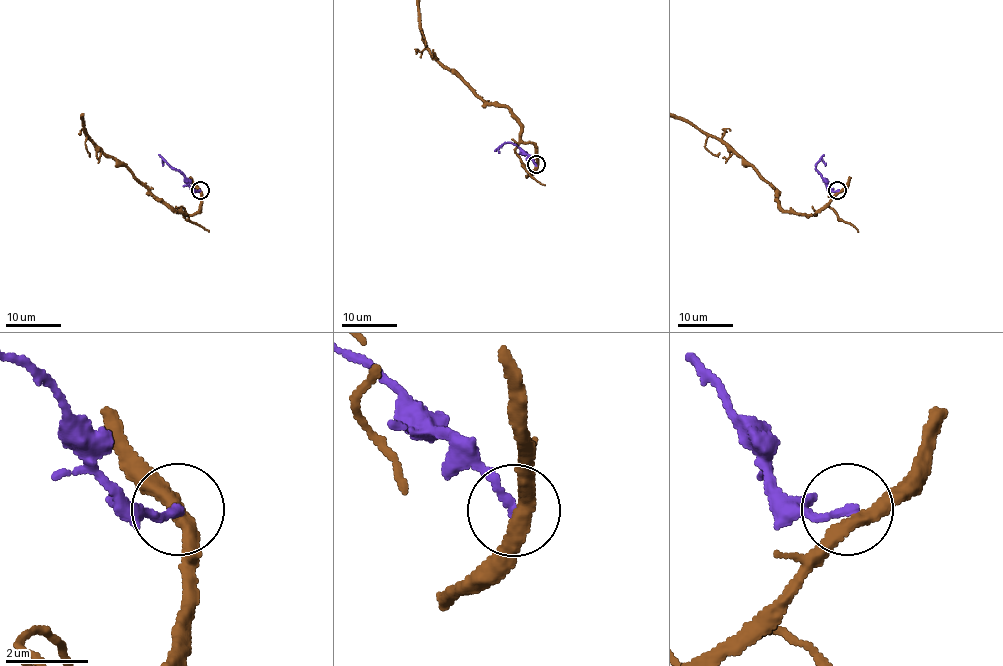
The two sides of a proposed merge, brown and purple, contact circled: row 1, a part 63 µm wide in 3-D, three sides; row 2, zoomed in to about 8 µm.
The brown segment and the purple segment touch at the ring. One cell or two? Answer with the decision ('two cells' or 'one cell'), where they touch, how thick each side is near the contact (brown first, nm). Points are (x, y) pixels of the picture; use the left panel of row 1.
two cells; at (200, 190); 340 nm thick on the brown side, 200 nm on the other

